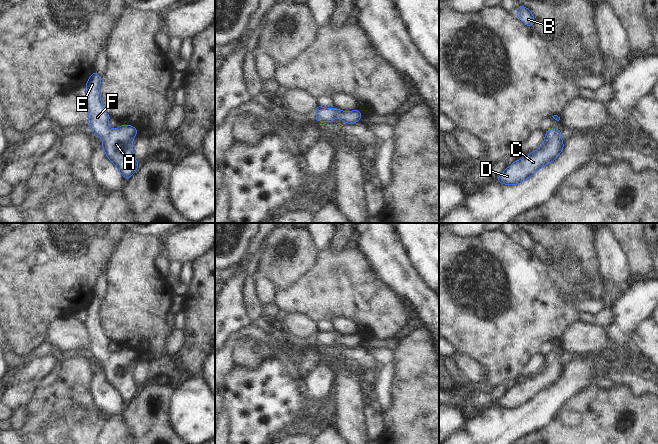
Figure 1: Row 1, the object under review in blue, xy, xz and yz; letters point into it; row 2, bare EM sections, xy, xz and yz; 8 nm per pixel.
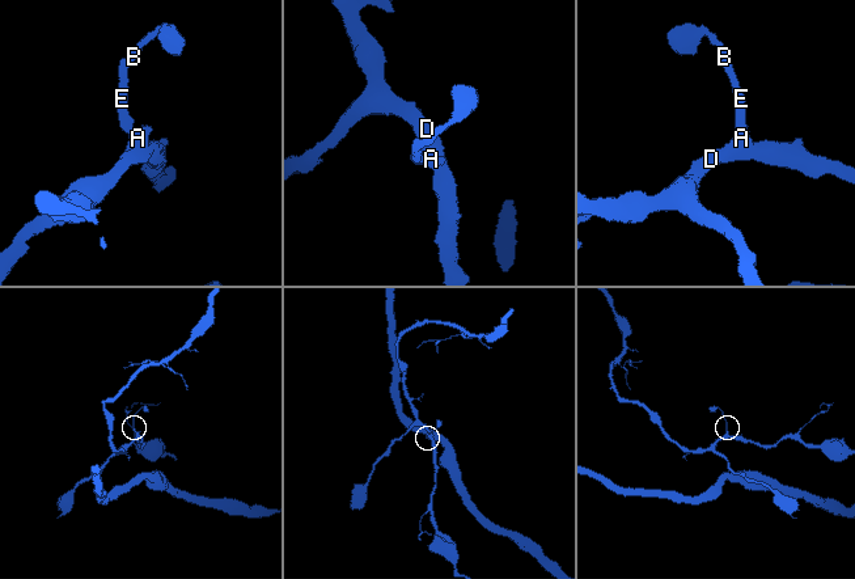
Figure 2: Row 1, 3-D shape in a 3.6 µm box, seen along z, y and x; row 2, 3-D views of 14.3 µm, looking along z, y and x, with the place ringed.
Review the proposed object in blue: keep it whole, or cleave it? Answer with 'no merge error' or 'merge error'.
no merge error

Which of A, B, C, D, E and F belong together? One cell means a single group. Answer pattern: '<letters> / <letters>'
A B C D E F

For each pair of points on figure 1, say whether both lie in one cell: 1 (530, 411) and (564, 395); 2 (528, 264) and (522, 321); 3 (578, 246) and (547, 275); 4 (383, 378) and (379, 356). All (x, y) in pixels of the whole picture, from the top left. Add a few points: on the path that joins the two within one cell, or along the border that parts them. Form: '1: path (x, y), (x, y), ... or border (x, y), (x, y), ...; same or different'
1: path (538, 411), (556, 396); same
2: path (522, 278), (522, 307); same
3: border (549, 255), (558, 259), (568, 250), (584, 272); different
4: border (392, 362), (383, 365); different

